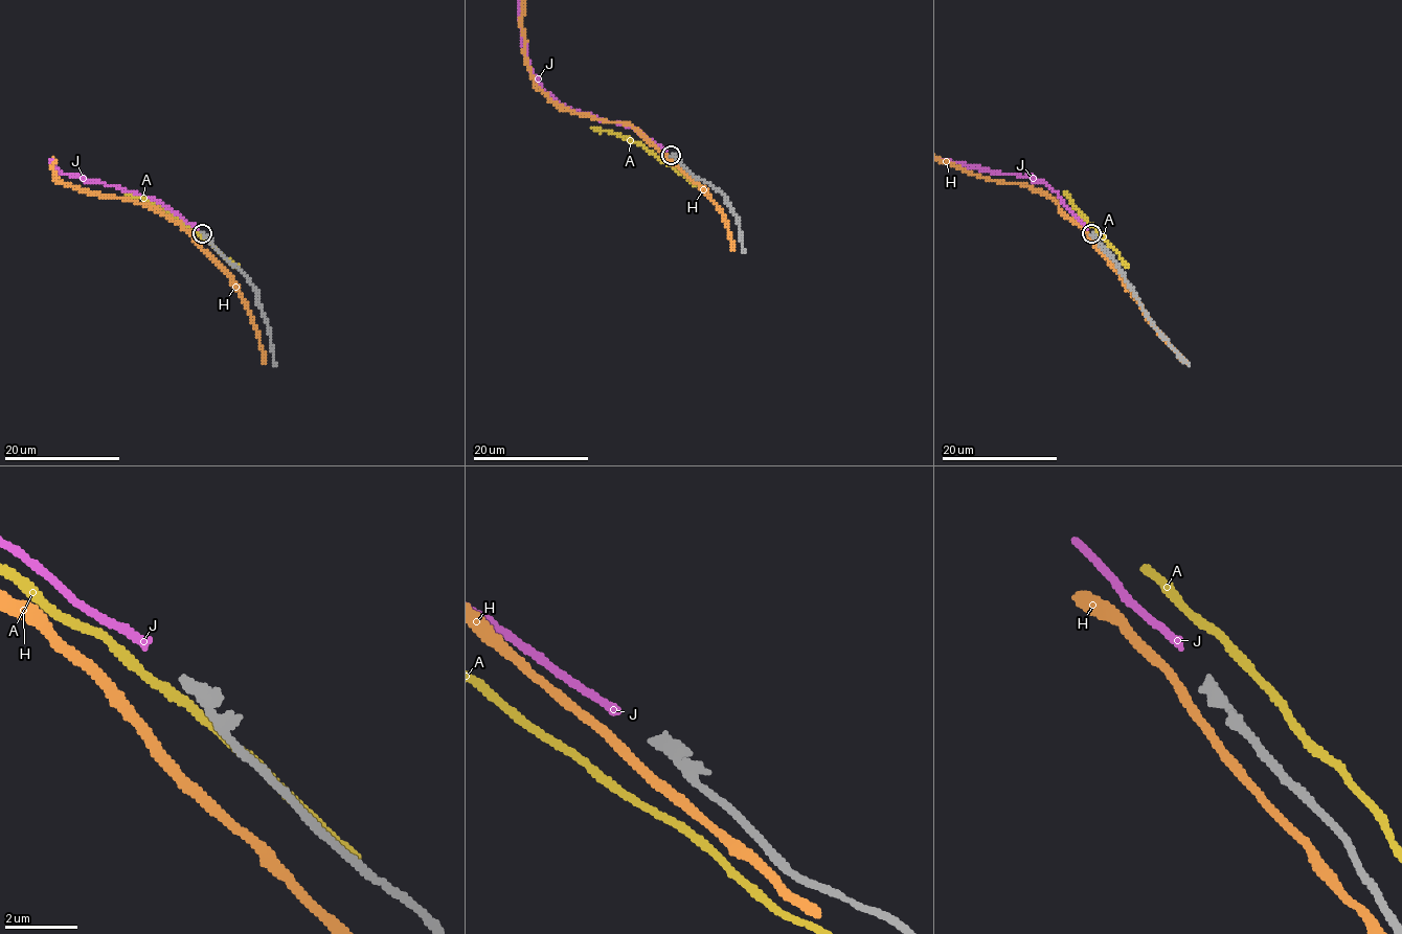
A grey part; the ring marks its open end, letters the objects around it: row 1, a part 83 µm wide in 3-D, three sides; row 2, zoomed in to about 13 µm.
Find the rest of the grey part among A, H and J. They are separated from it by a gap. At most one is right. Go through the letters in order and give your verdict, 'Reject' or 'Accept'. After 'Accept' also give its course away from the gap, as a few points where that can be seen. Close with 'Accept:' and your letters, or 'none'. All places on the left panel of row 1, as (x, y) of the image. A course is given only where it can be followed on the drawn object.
A: Reject
H: Reject
J: Accept
Accept: J

